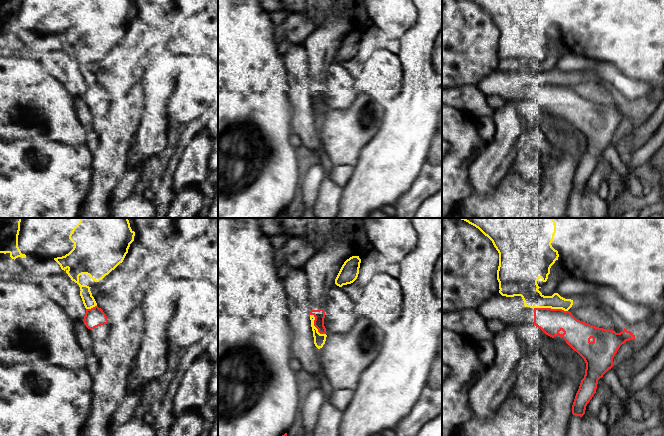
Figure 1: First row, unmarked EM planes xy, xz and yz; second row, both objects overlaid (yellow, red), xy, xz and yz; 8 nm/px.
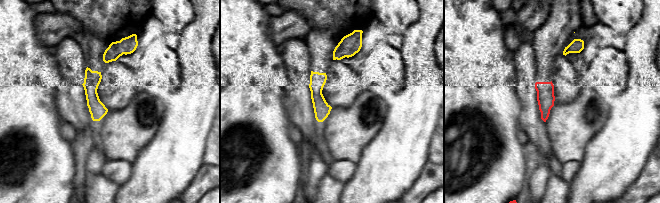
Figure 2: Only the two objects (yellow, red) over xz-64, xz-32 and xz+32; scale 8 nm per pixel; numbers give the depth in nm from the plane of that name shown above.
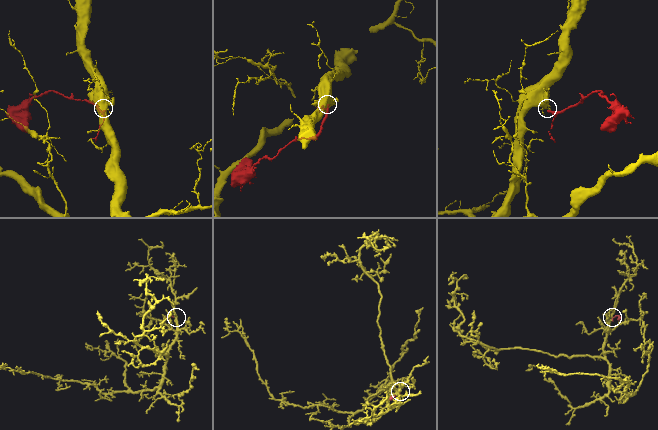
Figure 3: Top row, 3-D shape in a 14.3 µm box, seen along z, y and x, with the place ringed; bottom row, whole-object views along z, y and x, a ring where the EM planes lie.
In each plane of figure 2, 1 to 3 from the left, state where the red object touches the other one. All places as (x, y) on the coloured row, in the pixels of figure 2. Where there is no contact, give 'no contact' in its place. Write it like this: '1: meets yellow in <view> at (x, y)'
1: no contact
2: no contact
3: no contact

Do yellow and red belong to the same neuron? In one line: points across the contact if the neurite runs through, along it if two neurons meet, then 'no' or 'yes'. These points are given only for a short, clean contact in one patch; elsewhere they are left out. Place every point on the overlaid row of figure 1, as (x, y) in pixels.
no

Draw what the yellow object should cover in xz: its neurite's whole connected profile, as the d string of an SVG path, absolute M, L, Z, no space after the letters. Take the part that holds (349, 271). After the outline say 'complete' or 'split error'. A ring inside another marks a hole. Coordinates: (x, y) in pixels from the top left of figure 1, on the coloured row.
M352 256L342 265L336 279L335 284L339 287L353 283L359 274L361 259L359 256Z; complete

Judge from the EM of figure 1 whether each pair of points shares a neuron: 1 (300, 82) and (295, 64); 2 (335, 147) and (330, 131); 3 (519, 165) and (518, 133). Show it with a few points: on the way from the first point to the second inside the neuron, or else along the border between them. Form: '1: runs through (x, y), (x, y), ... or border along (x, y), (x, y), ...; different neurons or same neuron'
1: runs through (298, 78), (297, 68); same neuron
2: runs through (335, 143), (334, 135); same neuron
3: border along (519, 148), (508, 170); different neurons

